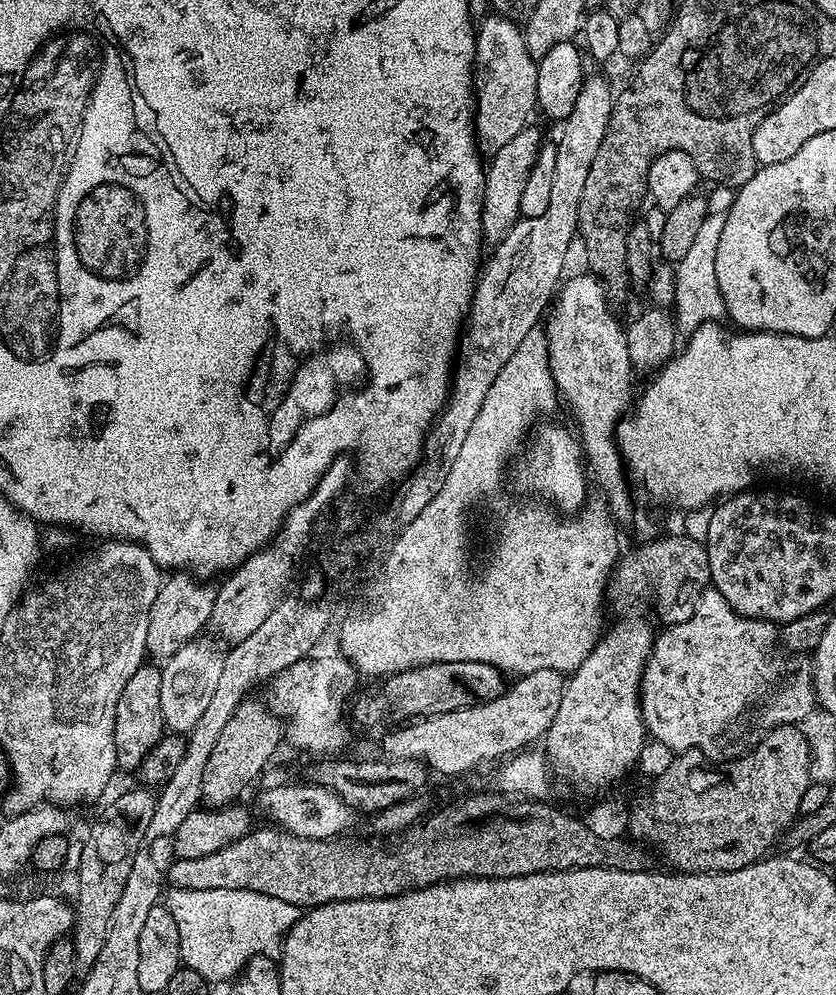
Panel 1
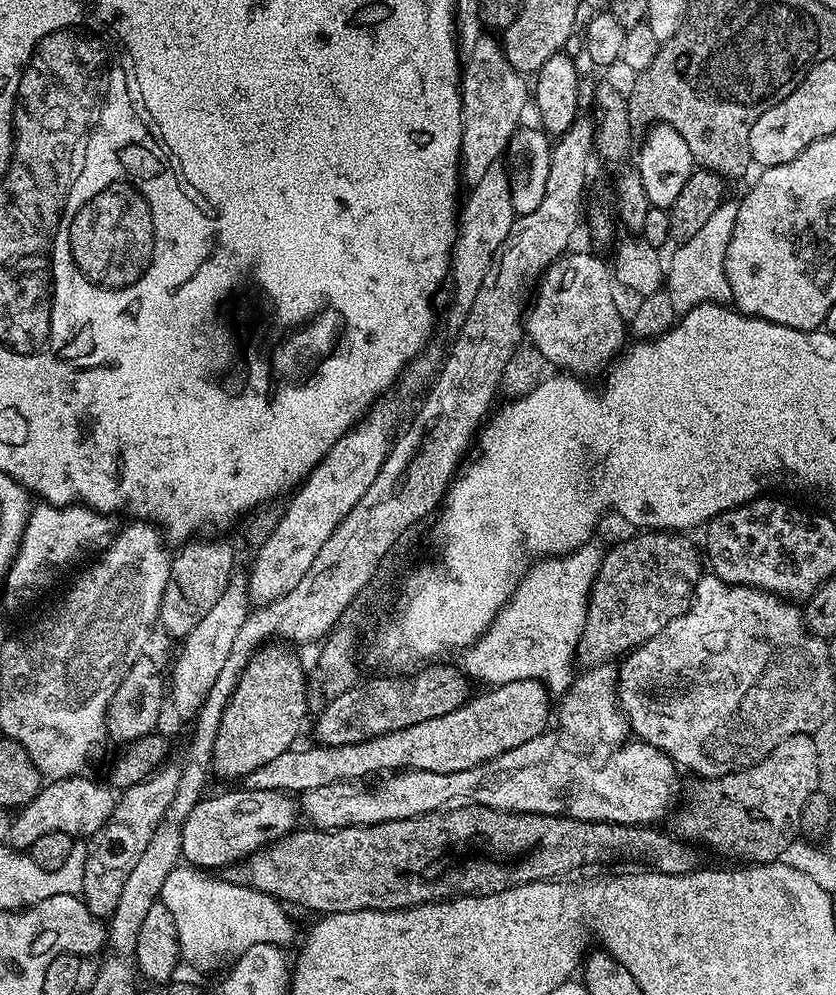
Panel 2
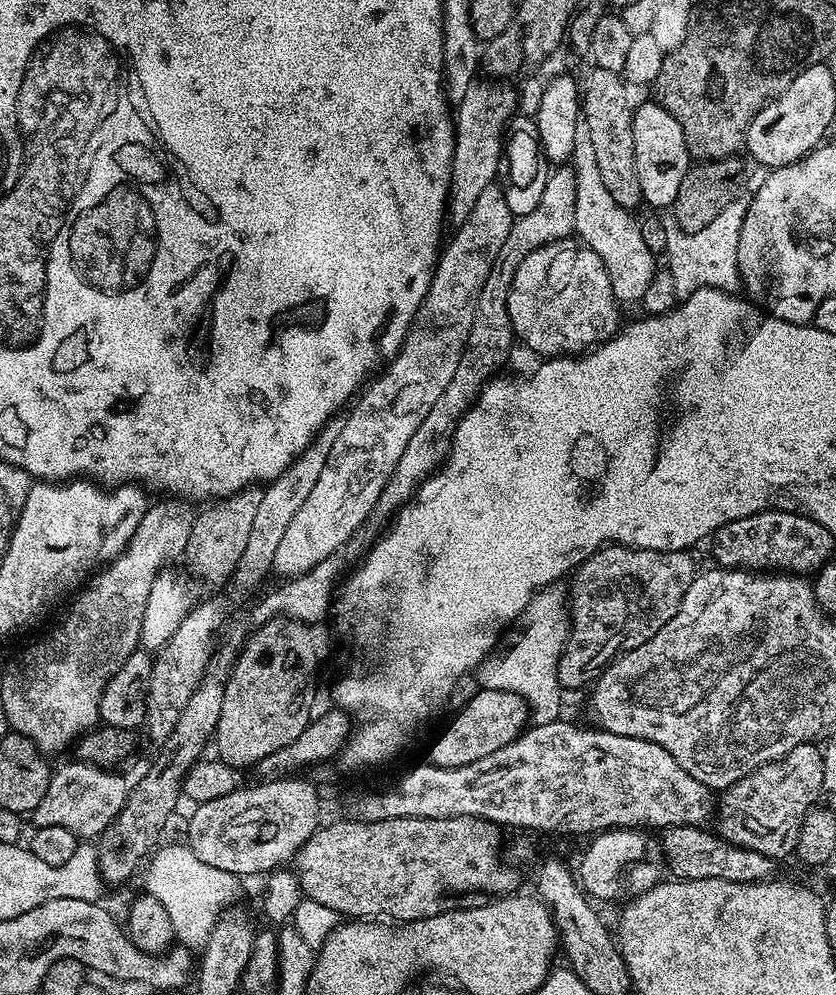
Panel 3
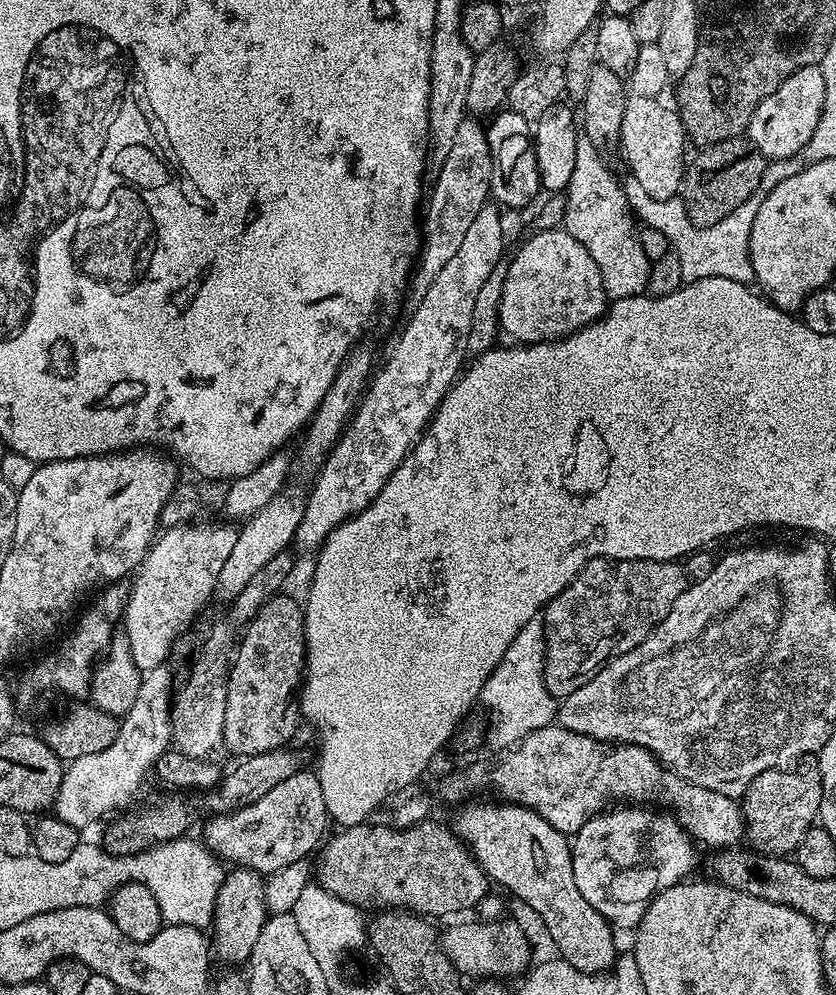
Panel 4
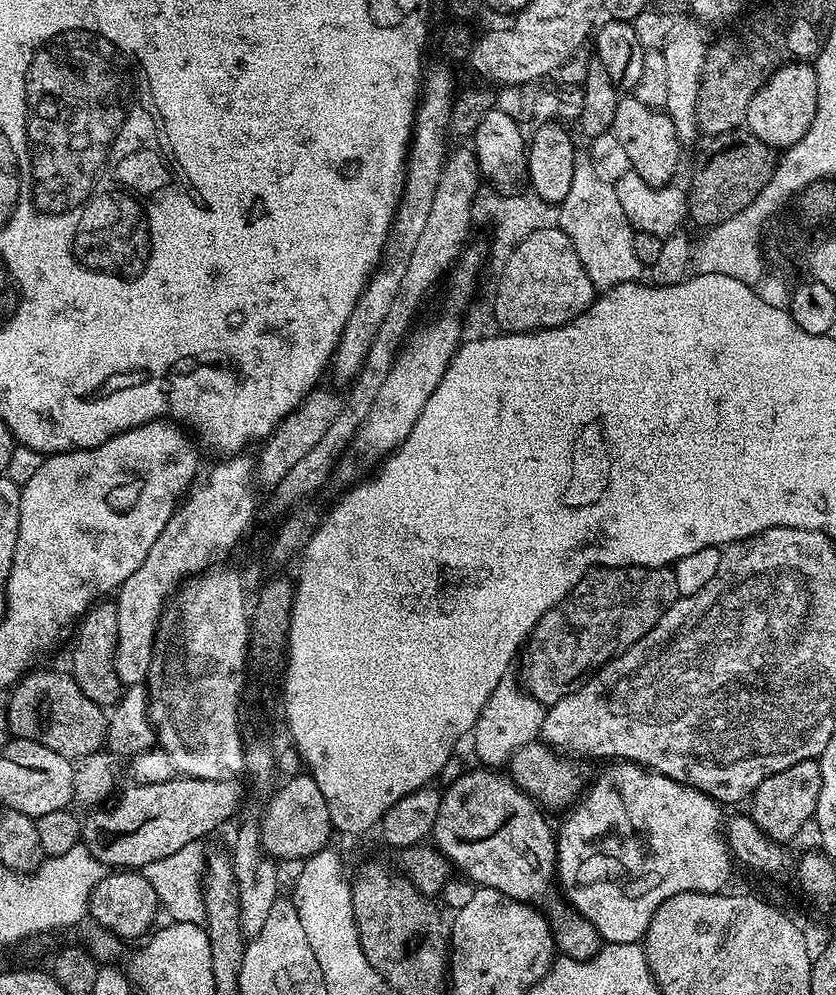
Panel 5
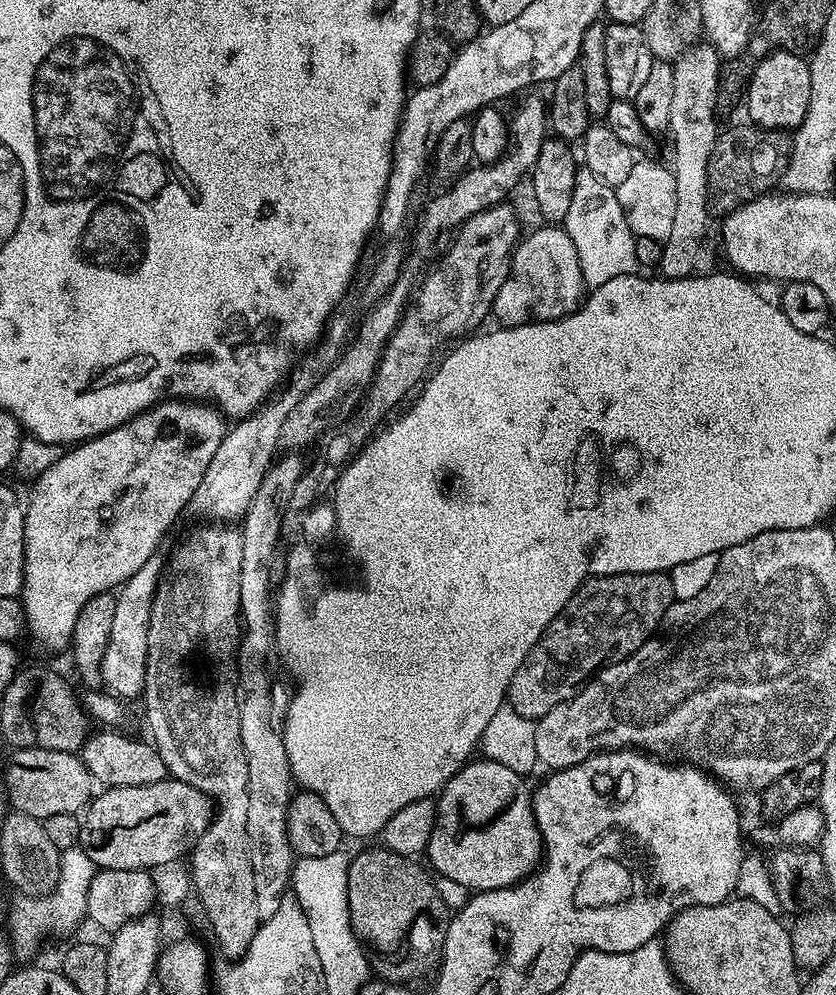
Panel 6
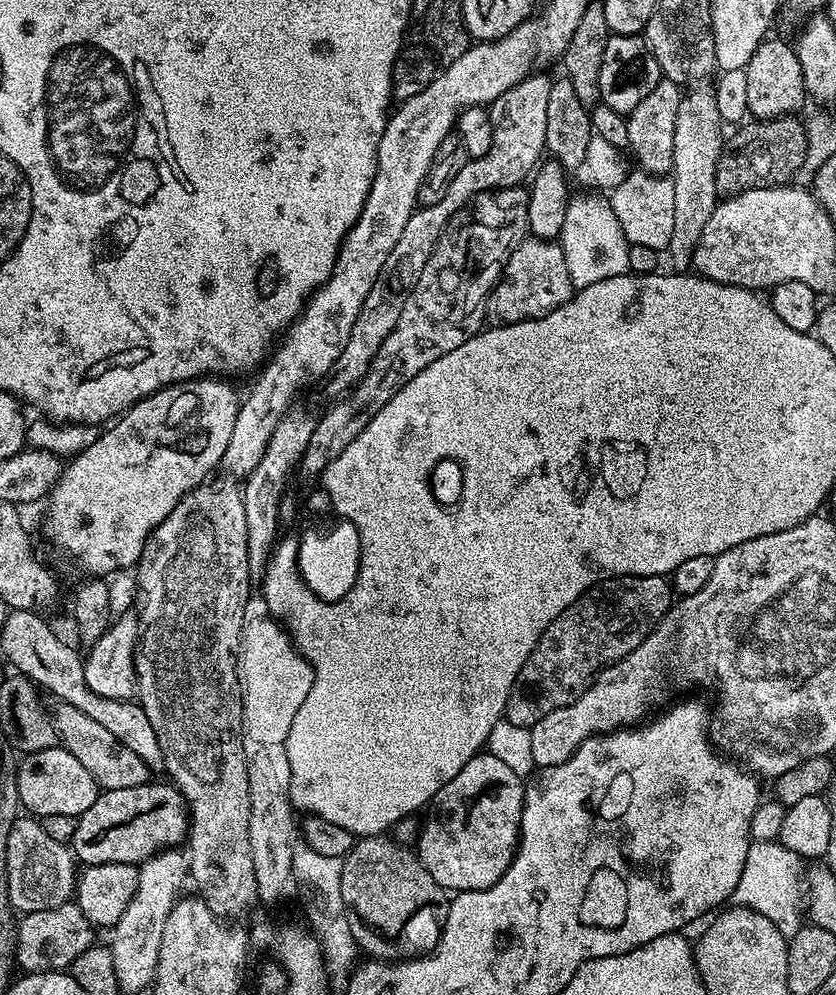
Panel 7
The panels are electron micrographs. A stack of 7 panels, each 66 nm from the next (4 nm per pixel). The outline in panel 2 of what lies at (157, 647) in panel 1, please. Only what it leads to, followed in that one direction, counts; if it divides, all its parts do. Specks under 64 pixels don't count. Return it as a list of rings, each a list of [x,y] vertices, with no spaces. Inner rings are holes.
[[[196,538],[185,543],[181,547],[184,549],[172,556],[172,579],[168,581],[166,590],[162,594],[158,617],[159,627],[161,629],[164,627],[170,635],[177,636],[177,638],[188,636],[190,630],[194,630],[194,626],[198,626],[198,622],[202,622],[202,618],[206,618],[206,614],[210,614],[210,606],[214,606],[214,602],[218,602],[218,598],[222,598],[222,590],[226,590],[226,586],[234,575],[231,546],[224,540],[200,539],[204,538]]]

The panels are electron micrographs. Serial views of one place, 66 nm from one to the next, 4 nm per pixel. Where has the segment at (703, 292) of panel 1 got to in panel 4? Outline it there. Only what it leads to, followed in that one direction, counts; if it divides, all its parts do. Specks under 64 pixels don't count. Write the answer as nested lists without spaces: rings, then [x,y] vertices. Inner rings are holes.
[[[631,175],[623,181],[623,185],[628,205],[632,207],[632,215],[637,221],[649,228],[660,228],[662,234],[666,234],[671,251],[675,252],[678,263],[682,266],[682,278],[685,282],[702,278],[730,278],[746,285],[753,283],[754,266],[750,262],[748,251],[750,230],[754,226],[754,218],[758,215],[762,199],[759,191],[752,192],[750,198],[746,198],[742,206],[737,206],[733,212],[726,214],[726,218],[701,226],[686,214],[683,200],[650,198],[650,194],[646,194],[645,188],[638,183],[638,178]]]

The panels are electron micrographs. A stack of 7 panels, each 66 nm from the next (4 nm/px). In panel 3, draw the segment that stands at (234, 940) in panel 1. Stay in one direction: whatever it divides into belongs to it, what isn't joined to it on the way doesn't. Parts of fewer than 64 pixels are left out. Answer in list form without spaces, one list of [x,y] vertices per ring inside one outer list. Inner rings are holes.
[[[187,843],[162,847],[157,847],[147,861],[149,864],[144,872],[143,891],[162,902],[166,914],[170,914],[173,937],[183,947],[189,950],[203,949],[212,933],[212,925],[225,910],[237,903],[236,895],[240,892],[241,877],[226,870],[214,870],[214,866],[206,866],[206,862],[199,860],[190,851]]]

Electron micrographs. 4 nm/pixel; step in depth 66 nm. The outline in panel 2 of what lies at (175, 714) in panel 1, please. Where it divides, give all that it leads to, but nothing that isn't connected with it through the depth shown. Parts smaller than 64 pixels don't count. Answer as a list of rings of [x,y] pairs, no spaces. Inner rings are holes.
[[[240,574],[233,575],[226,590],[222,590],[222,598],[210,606],[210,614],[190,630],[190,634],[183,637],[180,653],[176,656],[176,661],[172,664],[172,676],[170,672],[170,708],[173,708],[180,716],[195,717],[200,707],[206,702],[206,694],[210,694],[210,686],[214,686],[214,678],[218,678],[218,673],[222,666],[226,666],[226,658],[230,658],[230,646],[234,646],[234,638],[238,638],[238,630],[242,630],[242,622],[246,622],[250,611],[250,601],[248,599],[248,585],[245,577]]]

